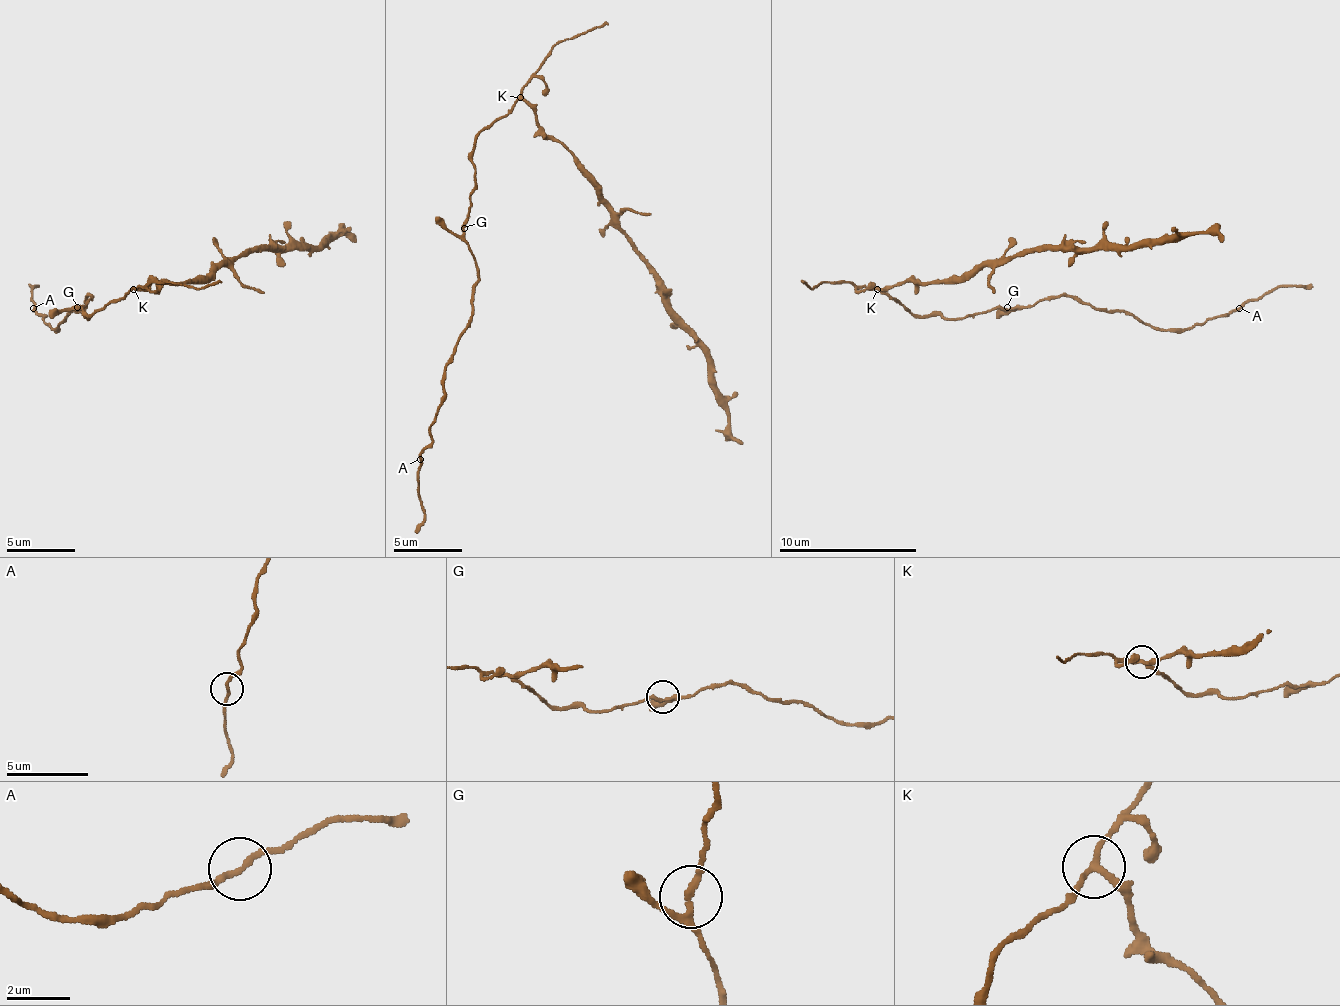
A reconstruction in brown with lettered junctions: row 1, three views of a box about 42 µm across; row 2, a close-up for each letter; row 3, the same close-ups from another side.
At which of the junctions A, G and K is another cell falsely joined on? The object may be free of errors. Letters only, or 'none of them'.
K

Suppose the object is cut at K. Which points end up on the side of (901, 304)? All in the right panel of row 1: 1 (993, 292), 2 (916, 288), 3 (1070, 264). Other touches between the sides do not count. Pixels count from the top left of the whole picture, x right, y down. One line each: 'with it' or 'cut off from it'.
1: cut off from it
2: cut off from it
3: cut off from it

